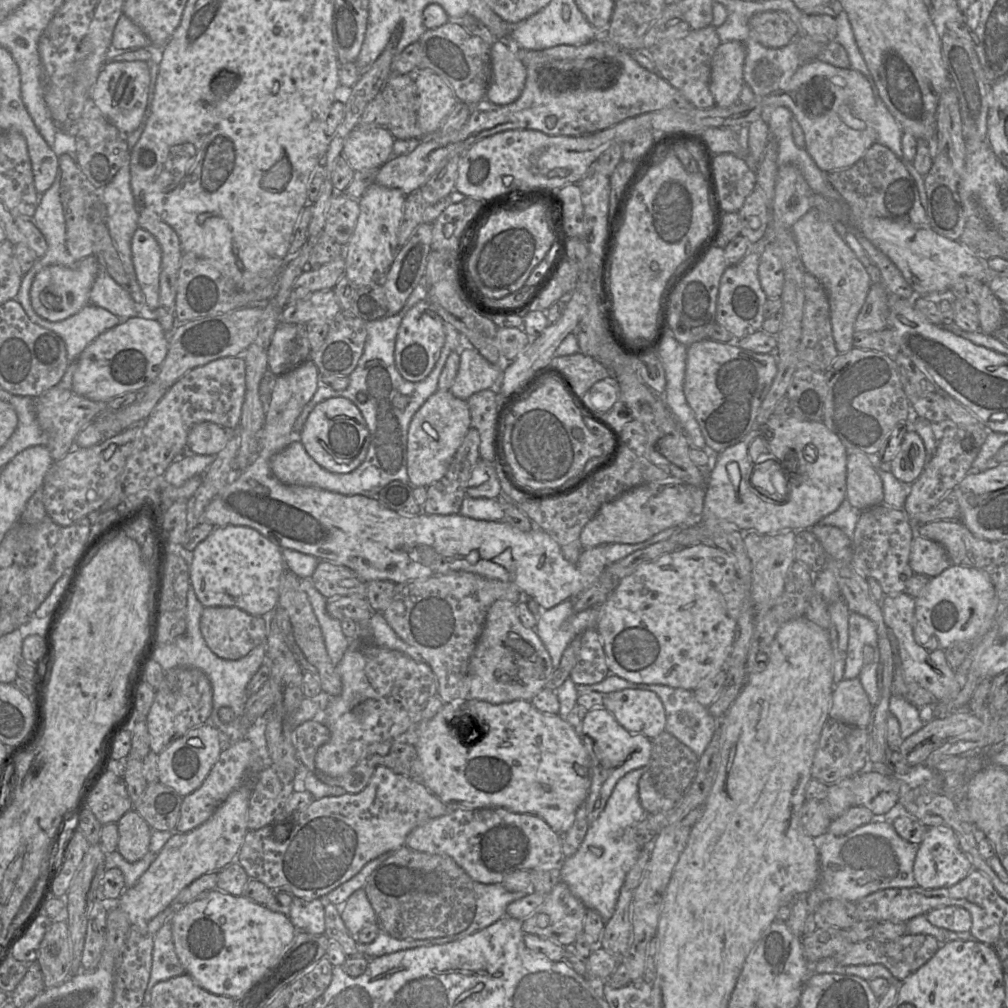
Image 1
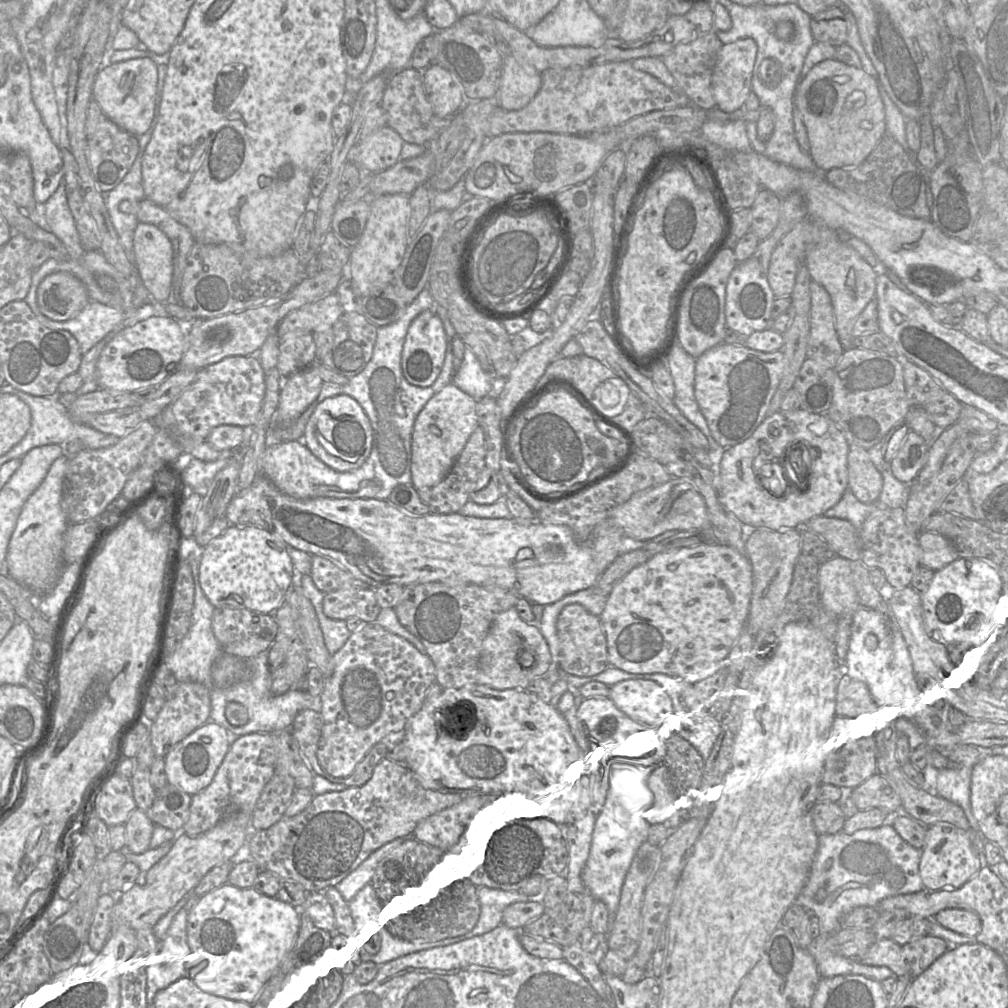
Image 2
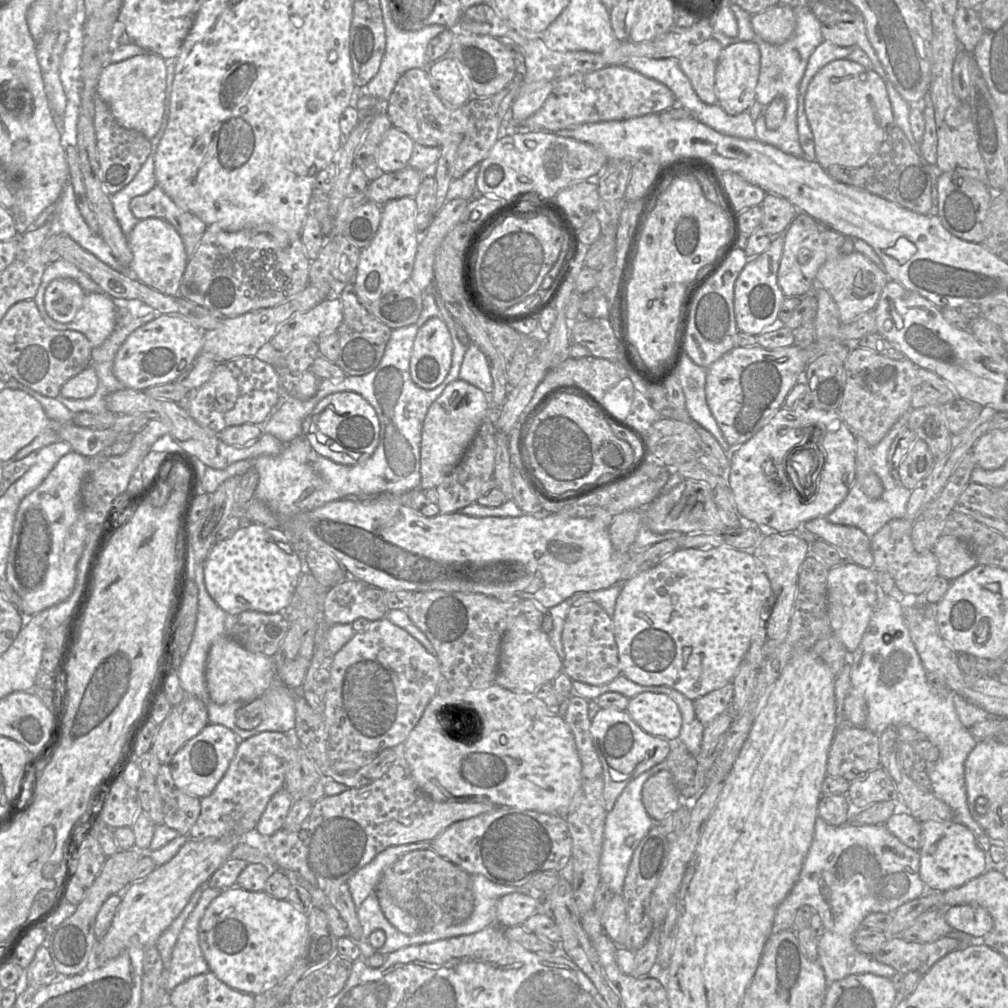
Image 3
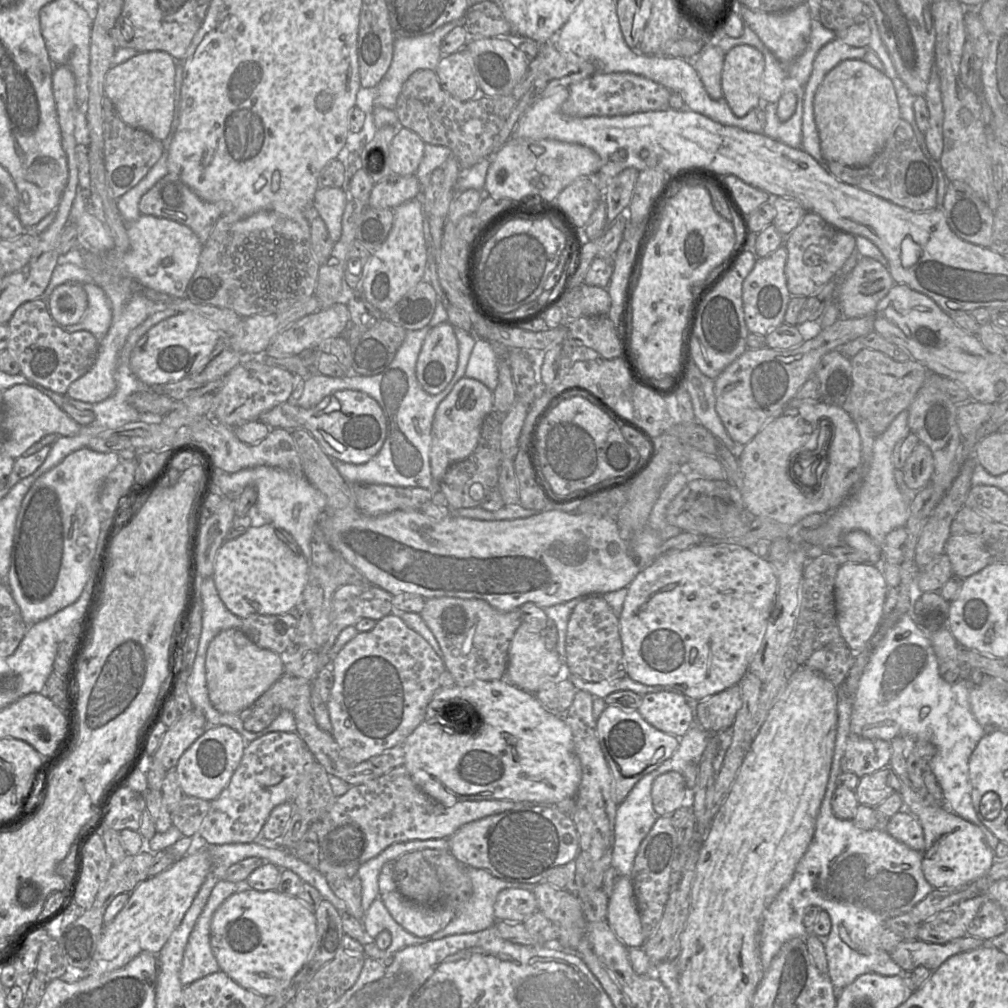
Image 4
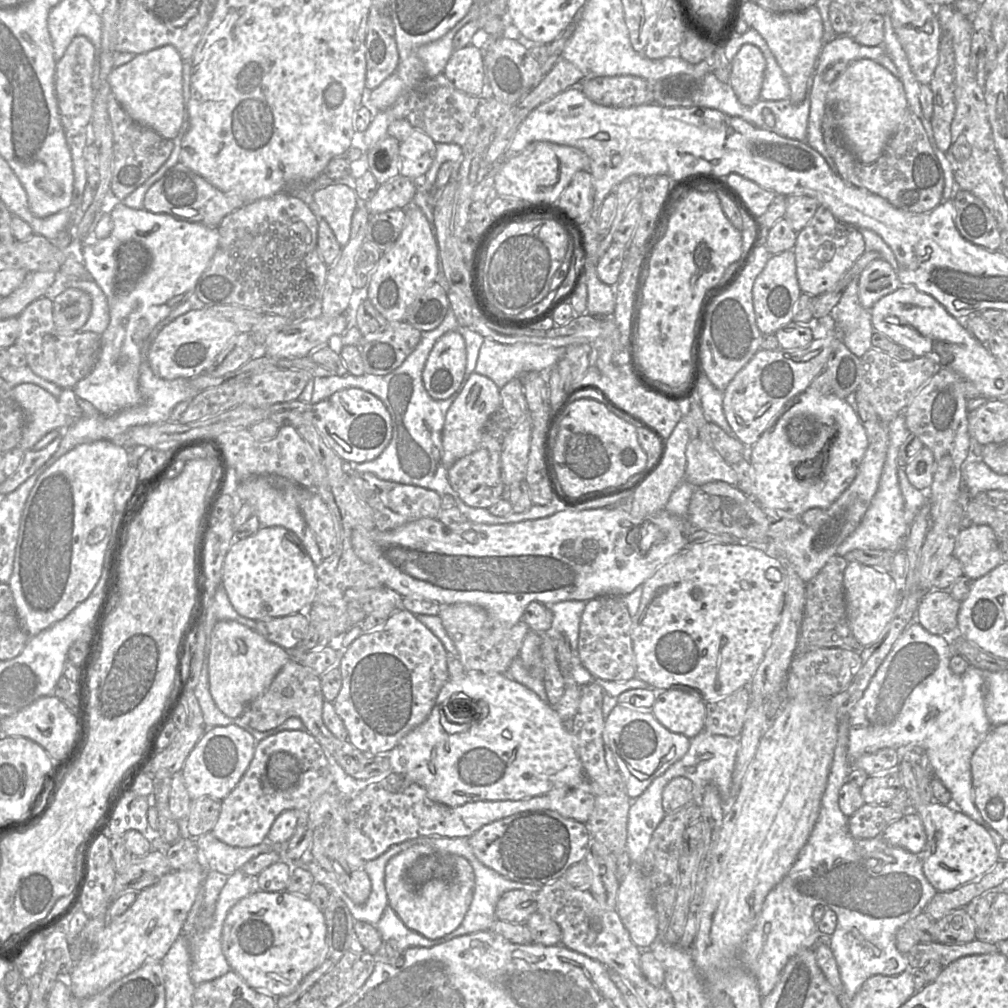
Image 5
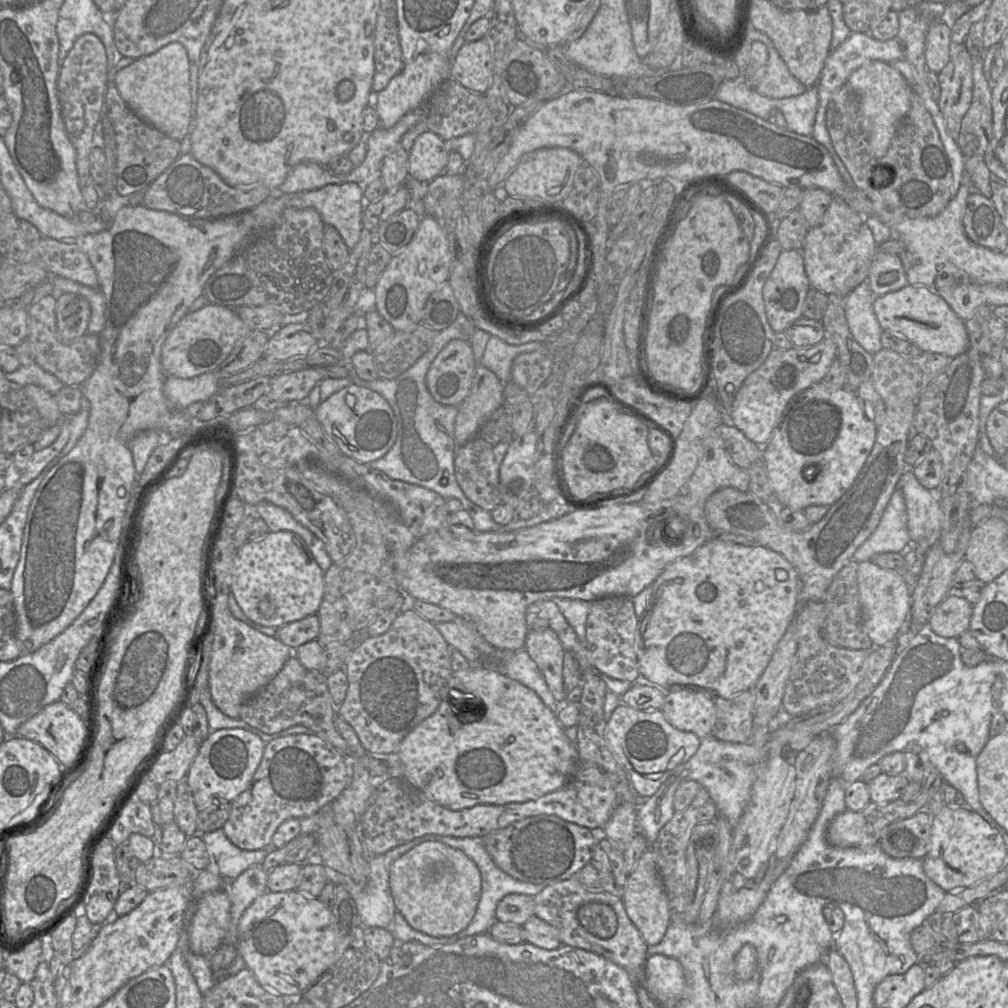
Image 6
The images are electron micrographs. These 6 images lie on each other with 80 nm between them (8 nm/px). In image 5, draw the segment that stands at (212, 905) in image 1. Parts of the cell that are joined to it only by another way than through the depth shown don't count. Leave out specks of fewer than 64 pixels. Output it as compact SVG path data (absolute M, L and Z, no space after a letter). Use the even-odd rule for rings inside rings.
M257 891L228 912L221 947L232 971L251 988L276 999L292 993L306 975L321 965L327 953L326 931L323 911L307 896Z

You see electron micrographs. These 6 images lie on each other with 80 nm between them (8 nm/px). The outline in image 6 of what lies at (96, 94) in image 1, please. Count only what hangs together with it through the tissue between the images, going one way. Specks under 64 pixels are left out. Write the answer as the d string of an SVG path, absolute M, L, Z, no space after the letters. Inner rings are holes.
M172 42L155 53L135 59L129 66L113 72L113 81L128 107L145 123L178 141L189 133L192 119L190 61L181 43Z

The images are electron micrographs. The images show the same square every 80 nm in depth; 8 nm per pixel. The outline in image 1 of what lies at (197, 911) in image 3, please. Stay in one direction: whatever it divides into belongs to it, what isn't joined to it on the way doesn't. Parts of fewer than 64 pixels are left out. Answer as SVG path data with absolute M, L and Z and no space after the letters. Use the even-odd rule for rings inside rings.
M170 921L165 923L153 935L153 939L152 967L144 994L145 1005L149 1004L151 990L158 982L185 974L185 970L174 949Z

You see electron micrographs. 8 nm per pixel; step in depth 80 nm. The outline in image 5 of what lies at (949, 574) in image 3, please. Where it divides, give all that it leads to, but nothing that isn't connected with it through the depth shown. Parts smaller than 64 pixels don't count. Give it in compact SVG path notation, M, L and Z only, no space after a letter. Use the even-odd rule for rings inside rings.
M988 525L961 529L955 540L953 556L961 562L963 574L973 580L1003 562L995 533Z

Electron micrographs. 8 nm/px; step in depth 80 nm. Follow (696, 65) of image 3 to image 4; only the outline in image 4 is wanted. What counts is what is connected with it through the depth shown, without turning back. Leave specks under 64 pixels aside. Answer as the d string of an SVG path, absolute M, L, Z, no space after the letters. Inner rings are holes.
M705 43L694 58L688 59L697 71L706 92L715 100L723 98L721 74L724 55L716 44Z

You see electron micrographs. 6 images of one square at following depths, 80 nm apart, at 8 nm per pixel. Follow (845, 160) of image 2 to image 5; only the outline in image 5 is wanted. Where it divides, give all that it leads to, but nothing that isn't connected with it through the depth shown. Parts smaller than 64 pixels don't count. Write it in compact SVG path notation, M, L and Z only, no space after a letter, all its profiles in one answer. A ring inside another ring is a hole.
M872 59L854 61L832 82L826 106L832 111L843 142L863 164L880 157L908 111L901 80Z

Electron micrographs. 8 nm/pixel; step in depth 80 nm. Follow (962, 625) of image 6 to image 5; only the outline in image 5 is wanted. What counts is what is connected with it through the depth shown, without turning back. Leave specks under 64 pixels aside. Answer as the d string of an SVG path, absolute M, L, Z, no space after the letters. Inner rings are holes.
M933 589L920 599L916 621L933 634L941 635L950 641L957 633L957 616L960 601L947 591Z

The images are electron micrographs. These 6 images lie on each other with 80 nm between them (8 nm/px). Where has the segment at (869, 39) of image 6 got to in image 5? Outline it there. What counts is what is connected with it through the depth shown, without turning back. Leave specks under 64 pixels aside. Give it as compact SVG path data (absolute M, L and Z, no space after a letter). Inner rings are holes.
M838 35L832 41L825 43L821 49L820 56L816 64L814 81L810 96L810 111L808 117L806 142L825 159L834 174L838 174L838 169L833 158L827 151L822 132L822 122L825 115L826 95L829 87L832 82L854 61L860 59L876 60L884 54L886 54L886 52L883 44L878 46L864 46L857 43L852 35Z

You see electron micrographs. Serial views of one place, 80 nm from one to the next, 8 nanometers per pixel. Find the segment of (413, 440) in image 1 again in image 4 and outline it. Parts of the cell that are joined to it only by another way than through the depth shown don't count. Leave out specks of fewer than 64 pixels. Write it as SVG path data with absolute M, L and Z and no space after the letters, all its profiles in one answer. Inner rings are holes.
M462 377L439 403L432 422L430 465L434 480L439 483L447 469L468 457L476 448L482 424L493 409L493 391L474 378Z

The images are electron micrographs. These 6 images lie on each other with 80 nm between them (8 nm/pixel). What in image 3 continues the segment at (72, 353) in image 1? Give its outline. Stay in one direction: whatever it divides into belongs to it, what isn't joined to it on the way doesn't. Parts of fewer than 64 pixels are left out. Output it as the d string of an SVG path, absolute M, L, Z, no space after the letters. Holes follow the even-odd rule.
M39 287L33 301L37 305L45 323L56 330L81 332L86 336L93 348L102 344L117 327L117 307L108 294L86 293L80 314L69 323L59 323L46 312L44 293L45 289Z

